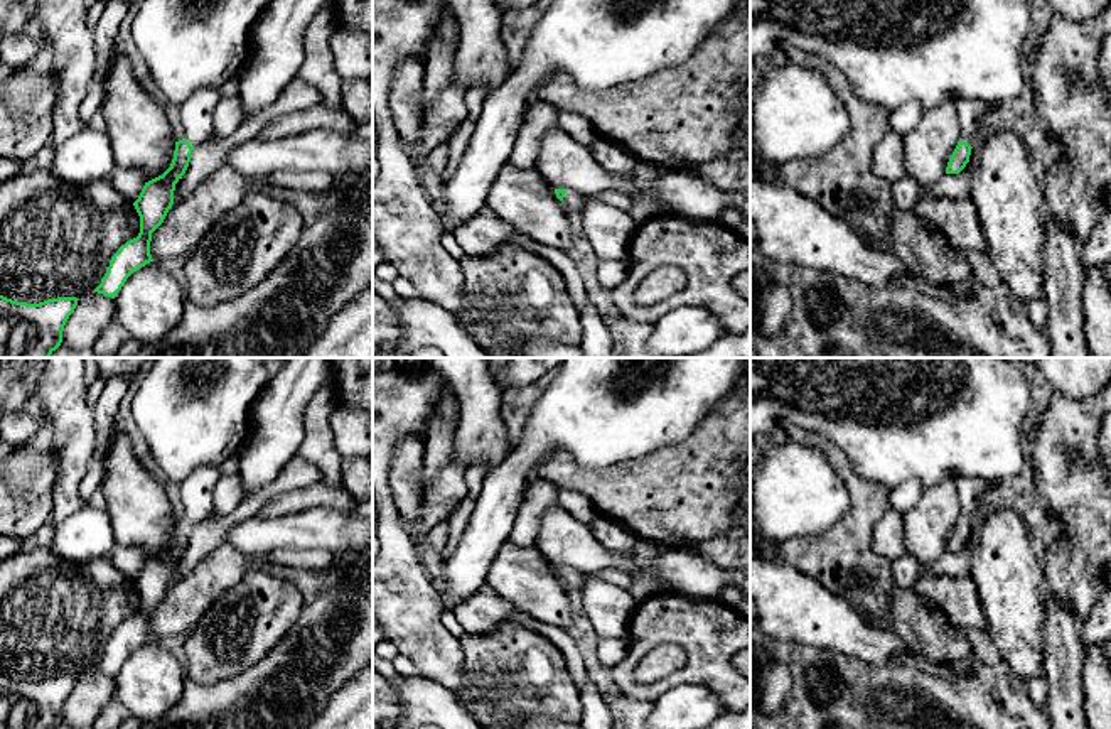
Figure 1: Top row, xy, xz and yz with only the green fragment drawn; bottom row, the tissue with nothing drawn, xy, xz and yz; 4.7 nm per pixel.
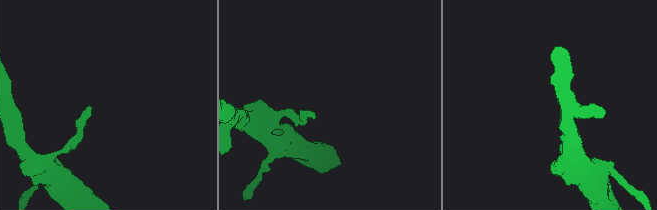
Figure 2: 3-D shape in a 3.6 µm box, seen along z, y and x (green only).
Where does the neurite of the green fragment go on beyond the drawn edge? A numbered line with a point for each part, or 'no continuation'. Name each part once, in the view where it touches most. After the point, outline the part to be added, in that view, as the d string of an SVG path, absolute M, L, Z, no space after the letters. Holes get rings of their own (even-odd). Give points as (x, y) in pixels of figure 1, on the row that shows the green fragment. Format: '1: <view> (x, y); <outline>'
1: yz (973, 115); M956 94L949 96L959 122L959 140L974 147L986 130L988 116L993 110L1001 111L1008 118L1008 105L988 103L981 100L968 100Z

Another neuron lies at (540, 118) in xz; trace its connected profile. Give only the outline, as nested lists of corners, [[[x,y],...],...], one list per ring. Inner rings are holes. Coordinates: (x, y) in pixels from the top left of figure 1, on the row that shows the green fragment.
[[[538,101],[528,106],[509,164],[521,170],[533,169],[543,137],[556,128],[560,125],[553,105]]]

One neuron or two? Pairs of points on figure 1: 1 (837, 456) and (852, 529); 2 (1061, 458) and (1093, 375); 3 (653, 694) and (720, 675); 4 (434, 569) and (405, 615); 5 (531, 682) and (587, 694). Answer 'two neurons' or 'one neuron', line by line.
1: one neuron
2: two neurons
3: one neuron
4: two neurons
5: two neurons

